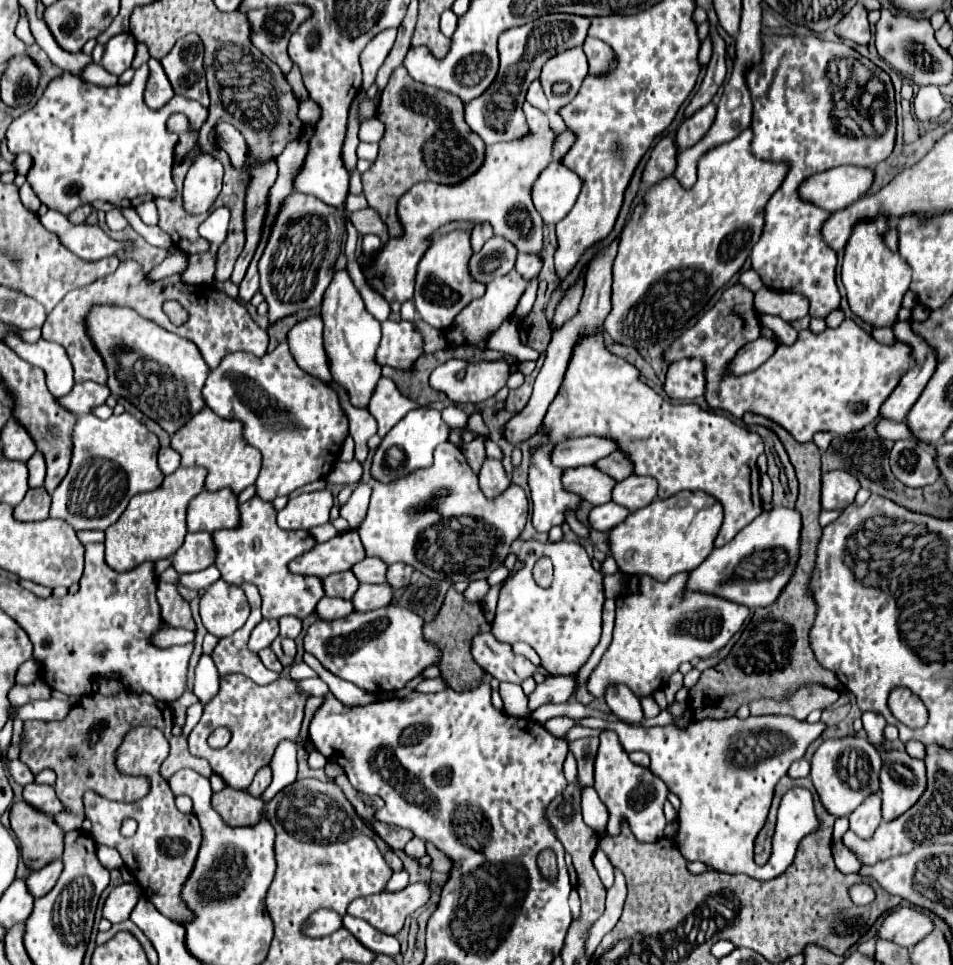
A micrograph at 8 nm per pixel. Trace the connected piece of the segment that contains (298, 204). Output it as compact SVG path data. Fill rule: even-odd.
M292 193L288 195L280 211L274 219L266 249L258 261L258 273L260 273L260 293L264 295L268 303L268 319L270 323L276 323L284 319L286 315L294 315L302 309L314 309L322 303L322 297L334 277L334 263L342 249L342 235L346 231L346 211L342 207L332 207L328 213L328 205L324 201L312 197L312 195L300 195Z

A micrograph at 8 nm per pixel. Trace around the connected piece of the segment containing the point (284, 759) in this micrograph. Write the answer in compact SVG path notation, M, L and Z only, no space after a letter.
M284 739L278 743L278 747L272 755L272 761L270 761L272 783L264 791L262 799L272 799L280 789L284 789L292 781L296 781L296 749L298 749L298 745L290 739Z

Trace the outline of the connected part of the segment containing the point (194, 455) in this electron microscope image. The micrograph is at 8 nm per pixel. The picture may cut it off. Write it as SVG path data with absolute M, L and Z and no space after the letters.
M208 407L196 413L180 431L176 431L172 435L170 445L174 451L180 453L182 467L204 467L208 471L208 477L204 483L206 491L218 491L228 487L232 493L240 493L248 485L254 485L262 463L260 453L250 445L244 445L244 439L240 437L240 423L220 419Z

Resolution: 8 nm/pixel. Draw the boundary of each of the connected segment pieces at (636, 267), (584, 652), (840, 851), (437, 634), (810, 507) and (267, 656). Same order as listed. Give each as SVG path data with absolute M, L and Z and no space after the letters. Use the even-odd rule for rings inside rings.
M746 129L736 139L704 153L698 161L698 181L692 191L684 191L674 177L666 177L646 191L644 201L634 209L622 231L618 255L612 267L612 311L602 327L614 343L642 349L676 339L686 323L706 307L710 297L742 269L756 237L760 237L764 205L780 187L788 169L784 163L768 163L752 157L750 141L752 129Z
M514 539L512 553L516 555L516 561L522 563L522 569L510 571L502 581L496 617L492 621L492 635L500 643L528 643L538 653L542 667L550 675L576 673L600 641L600 615L604 603L602 573L592 567L582 545L564 539L556 543ZM542 555L548 555L556 563L556 583L550 589L538 587L532 579L532 567Z
M835 841L833 843L832 853L840 873L856 873L856 869L860 869L860 863L856 861L856 857L852 857L848 853L848 849L844 849L842 841Z
M448 589L446 599L444 599L440 611L436 613L436 617L432 621L424 623L424 639L432 641L442 653L440 661L436 663L436 667L440 669L440 679L454 691L468 691L468 689L474 689L476 685L492 679L488 673L484 673L484 669L480 669L472 661L472 655L470 655L470 641L480 631L490 631L490 625L482 615L480 603L466 603L462 593L458 593L454 589Z
M746 413L744 421L746 425L756 423L778 433L780 441L784 443L790 455L790 461L800 481L800 495L796 501L796 509L800 511L802 521L804 521L804 529L800 537L802 553L800 553L796 573L792 581L786 585L784 593L780 595L780 601L776 601L776 605L756 609L750 623L742 631L742 637L732 647L730 655L724 661L720 661L716 667L706 669L700 681L690 689L690 705L694 711L694 719L730 717L736 713L736 709L742 703L748 703L754 697L784 697L790 689L802 683L810 683L810 681L822 683L830 689L840 689L840 681L836 679L836 675L824 669L816 661L810 649L810 635L808 635L816 617L816 601L814 601L814 591L810 583L812 583L812 573L814 573L812 569L816 569L818 543L822 537L822 527L818 523L818 515L822 511L820 507L820 449L812 441L798 443L794 437L788 435L784 427L780 427L768 417ZM710 699L720 699L720 701L710 703Z
M262 649L258 655L260 655L262 663L264 663L270 671L276 671L276 673L280 673L280 671L282 671L282 665L280 665L280 661L278 661L278 657L274 655L274 651L272 651L272 649Z

